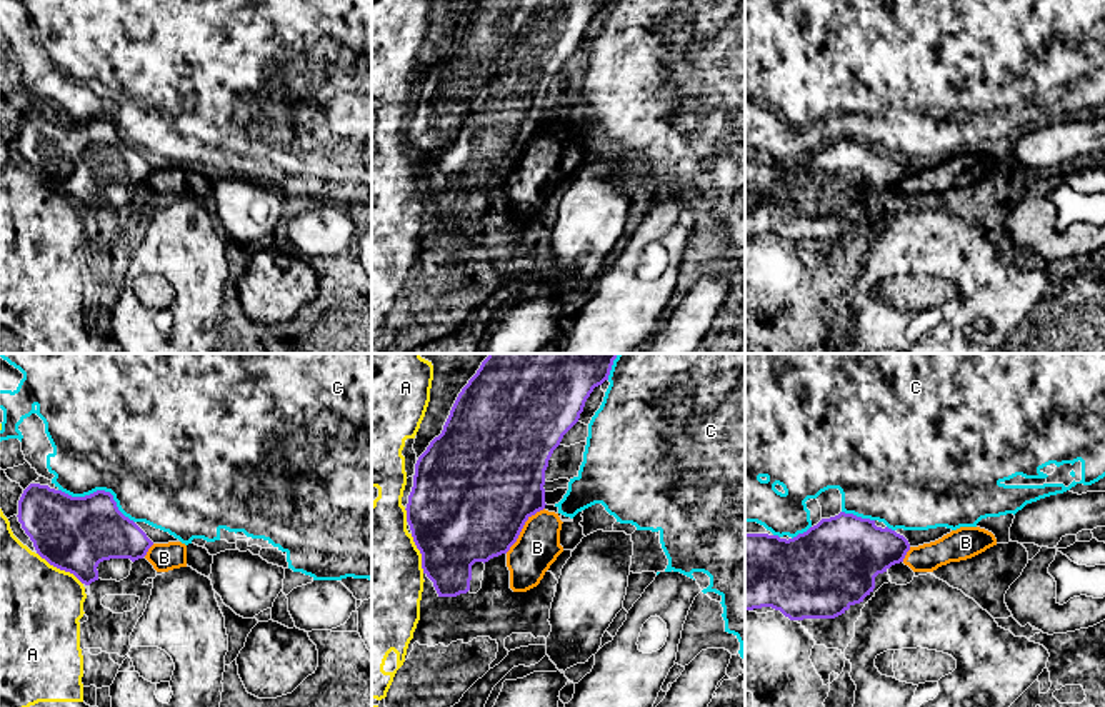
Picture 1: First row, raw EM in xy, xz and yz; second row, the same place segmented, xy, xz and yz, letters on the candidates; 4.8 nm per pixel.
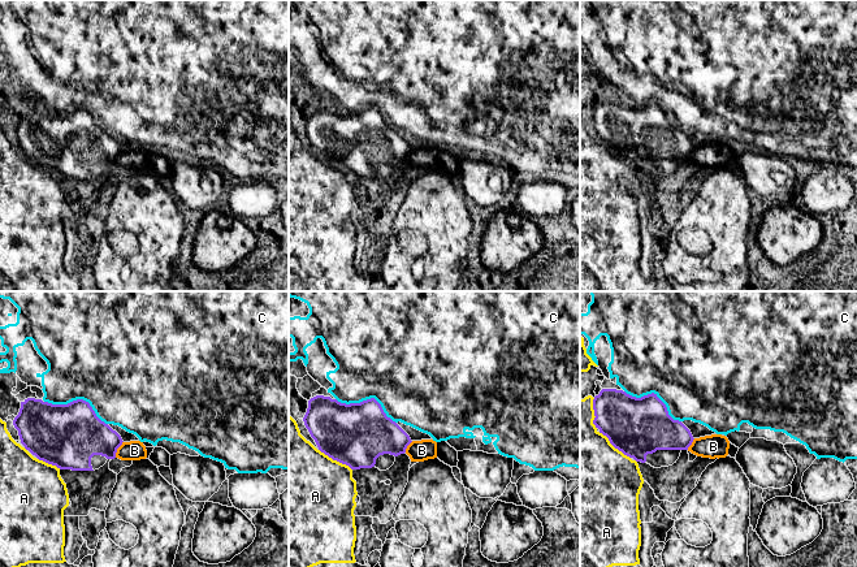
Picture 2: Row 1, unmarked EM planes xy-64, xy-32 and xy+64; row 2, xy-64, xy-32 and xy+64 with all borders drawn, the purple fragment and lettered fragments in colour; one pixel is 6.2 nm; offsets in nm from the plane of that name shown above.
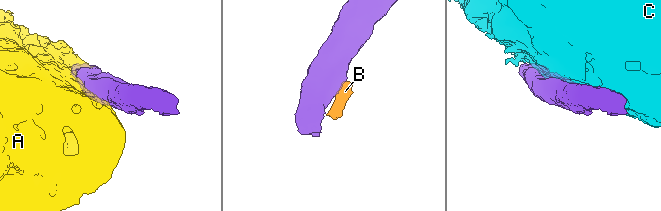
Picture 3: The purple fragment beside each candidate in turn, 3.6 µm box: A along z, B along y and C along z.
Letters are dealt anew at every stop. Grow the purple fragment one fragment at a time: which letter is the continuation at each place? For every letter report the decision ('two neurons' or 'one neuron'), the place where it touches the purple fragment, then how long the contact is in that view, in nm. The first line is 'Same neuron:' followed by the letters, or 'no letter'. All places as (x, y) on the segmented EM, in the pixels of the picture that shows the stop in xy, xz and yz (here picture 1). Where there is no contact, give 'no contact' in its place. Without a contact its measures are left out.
Same neuron: no letter
A: two neurons; meets purple in xy at (60, 569); contact 280 nm long
B: two neurons; meets purple in xz at (522, 527); contact 300 nm long
C: two neurons; meets purple in xy at (100, 491); contact 400 nm long

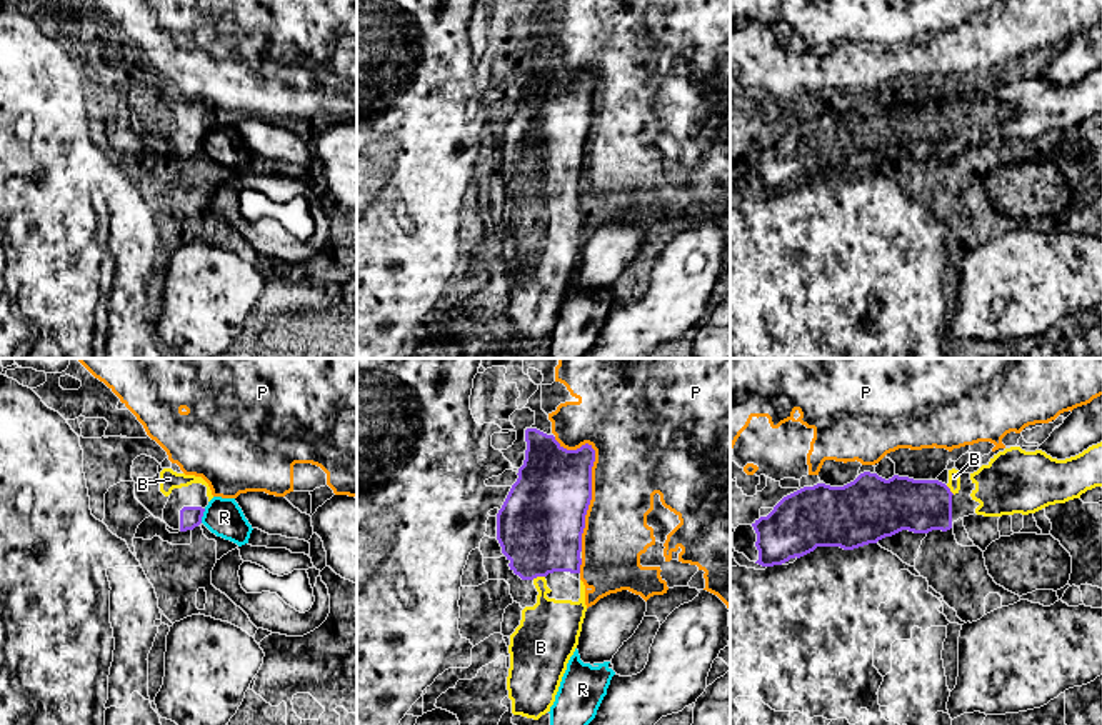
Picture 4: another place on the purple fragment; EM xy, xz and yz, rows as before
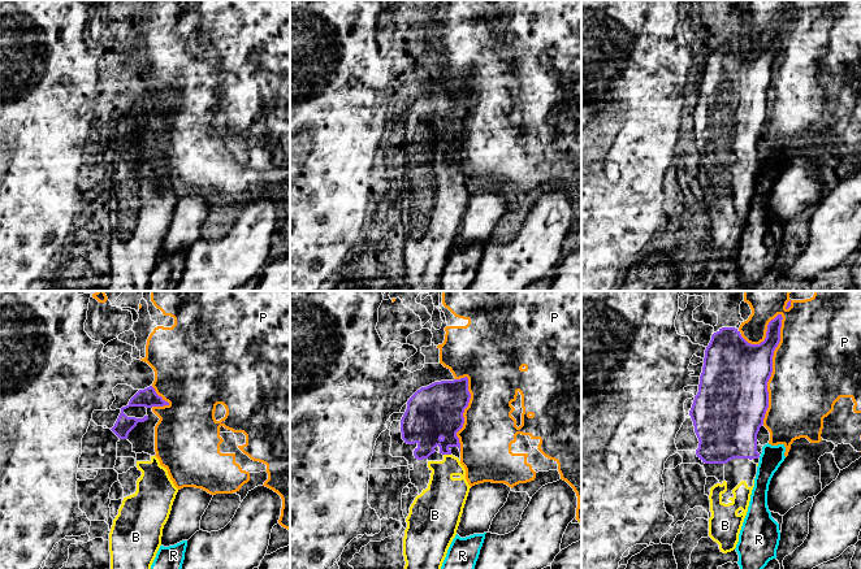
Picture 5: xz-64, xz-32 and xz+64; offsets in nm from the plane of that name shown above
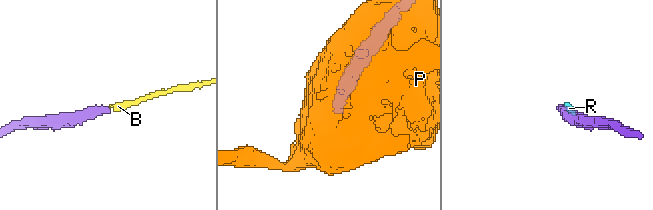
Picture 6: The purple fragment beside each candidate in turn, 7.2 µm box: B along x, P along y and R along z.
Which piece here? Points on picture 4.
Same neuron: B
B: one neuron; meets purple in xz at (537, 575); contact 70 nm long
P: two neurons; meets purple in xz at (591, 480); contact 550 nm long
R: two neurons; meets purple in xy at (202, 515); contact 80 nm long

